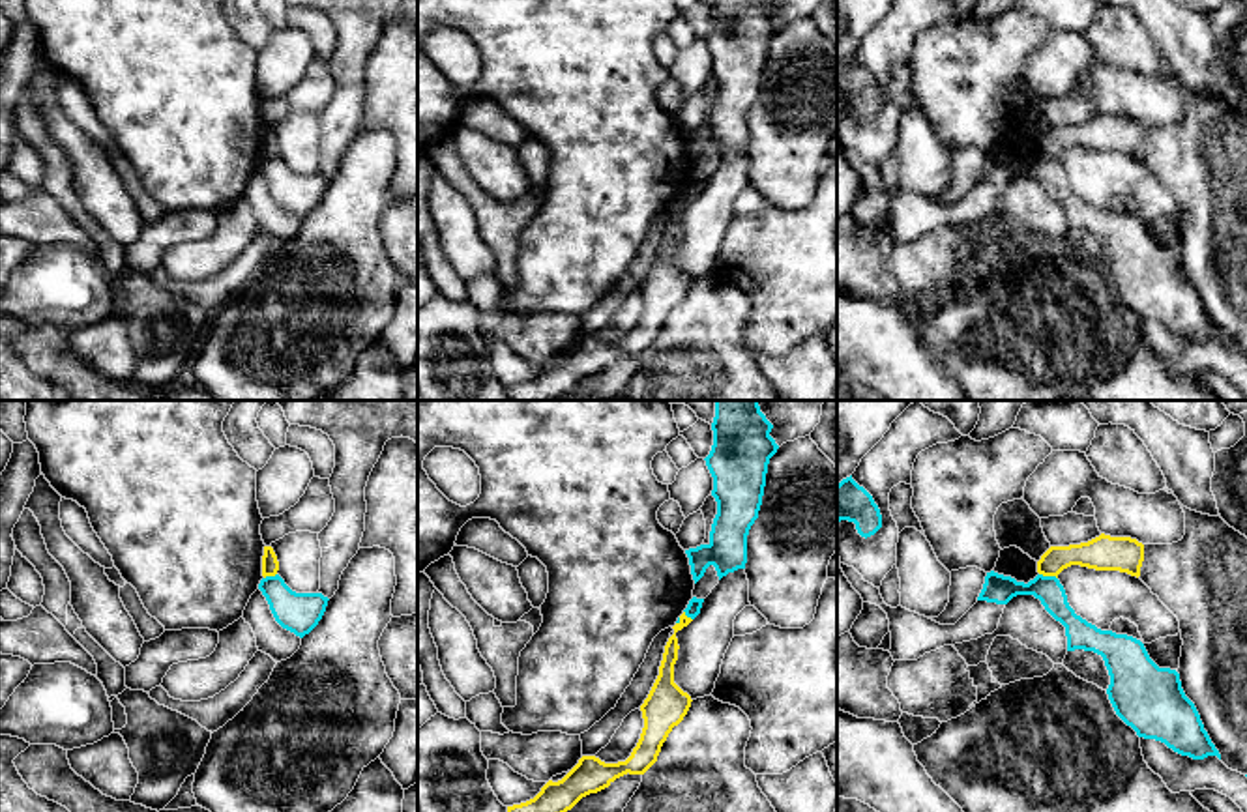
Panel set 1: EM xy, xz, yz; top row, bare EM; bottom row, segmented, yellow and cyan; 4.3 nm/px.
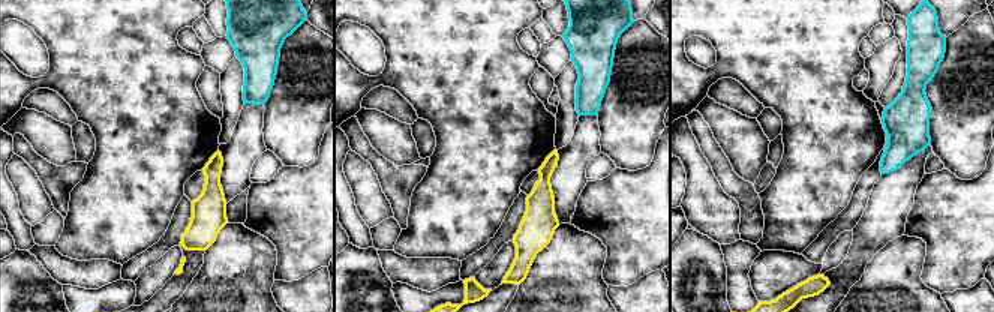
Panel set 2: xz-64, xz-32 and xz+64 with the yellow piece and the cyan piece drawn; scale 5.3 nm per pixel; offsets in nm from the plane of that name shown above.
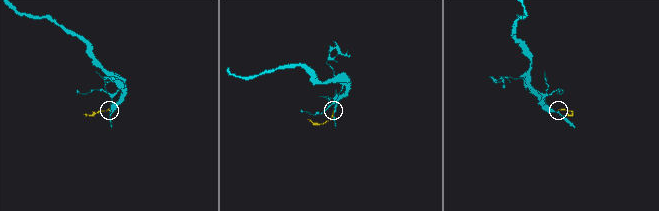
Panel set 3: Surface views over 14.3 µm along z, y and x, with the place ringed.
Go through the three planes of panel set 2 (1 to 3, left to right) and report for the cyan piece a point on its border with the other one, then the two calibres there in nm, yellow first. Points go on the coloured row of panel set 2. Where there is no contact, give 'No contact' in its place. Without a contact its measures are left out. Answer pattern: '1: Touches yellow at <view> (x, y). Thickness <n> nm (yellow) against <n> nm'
1: No contact
2: No contact
3: No contact

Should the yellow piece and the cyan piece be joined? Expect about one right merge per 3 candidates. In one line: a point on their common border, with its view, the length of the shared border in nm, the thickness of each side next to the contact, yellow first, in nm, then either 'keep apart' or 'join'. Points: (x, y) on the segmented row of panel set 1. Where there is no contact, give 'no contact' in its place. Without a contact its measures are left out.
yz (1049, 575) | 80 nm | 140/120 nm | keep apart

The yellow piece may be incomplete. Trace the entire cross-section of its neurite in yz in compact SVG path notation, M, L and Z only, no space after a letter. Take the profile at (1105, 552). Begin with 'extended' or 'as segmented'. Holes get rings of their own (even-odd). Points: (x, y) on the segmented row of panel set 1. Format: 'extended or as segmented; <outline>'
as segmented; M1099 537L1069 546L1050 546L1037 561L1037 573L1056 576L1071 567L1080 565L1095 571L1120 571L1140 576L1144 561L1144 544L1131 537Z

